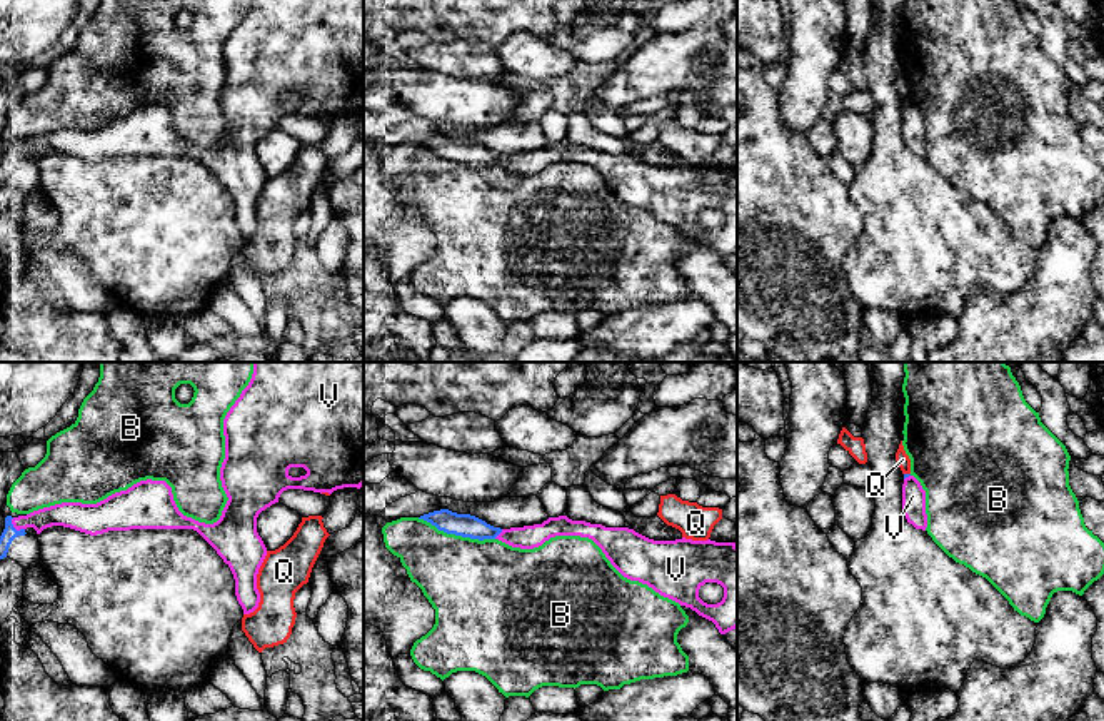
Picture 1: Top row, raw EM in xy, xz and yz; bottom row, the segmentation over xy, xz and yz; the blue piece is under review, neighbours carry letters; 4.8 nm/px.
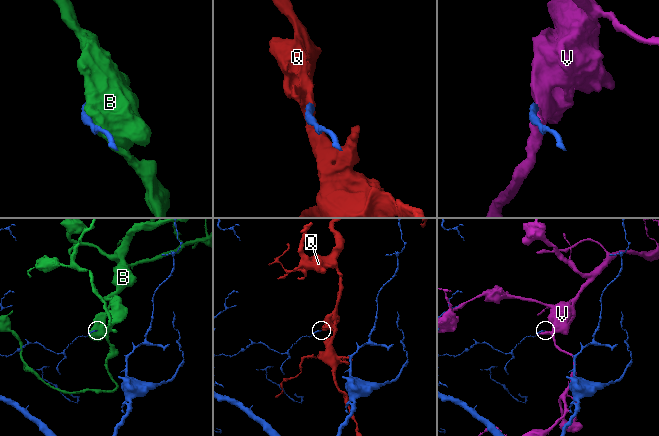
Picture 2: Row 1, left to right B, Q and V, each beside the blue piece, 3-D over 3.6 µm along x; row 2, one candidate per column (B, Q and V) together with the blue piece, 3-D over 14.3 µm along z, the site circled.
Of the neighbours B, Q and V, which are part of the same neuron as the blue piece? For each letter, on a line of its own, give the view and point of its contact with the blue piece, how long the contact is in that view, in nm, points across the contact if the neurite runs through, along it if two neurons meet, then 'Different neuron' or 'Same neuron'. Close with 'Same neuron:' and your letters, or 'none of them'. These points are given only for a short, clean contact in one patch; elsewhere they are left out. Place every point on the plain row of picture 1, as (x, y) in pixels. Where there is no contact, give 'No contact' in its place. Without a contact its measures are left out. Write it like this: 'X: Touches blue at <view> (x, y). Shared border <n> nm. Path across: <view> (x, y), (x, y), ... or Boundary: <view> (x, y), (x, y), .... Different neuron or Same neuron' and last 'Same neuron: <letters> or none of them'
B: Touches blue at xz (456, 161). Shared border 400 nm. Different neuron
Q: Touches blue at yz (908, 100). Shared border 30 nm. Boundary: yz (904, 99), (909, 100). Different neuron
V: Touches blue at xz (497, 161). Shared border 60 nm. Different neuron
Same neuron: none of them

